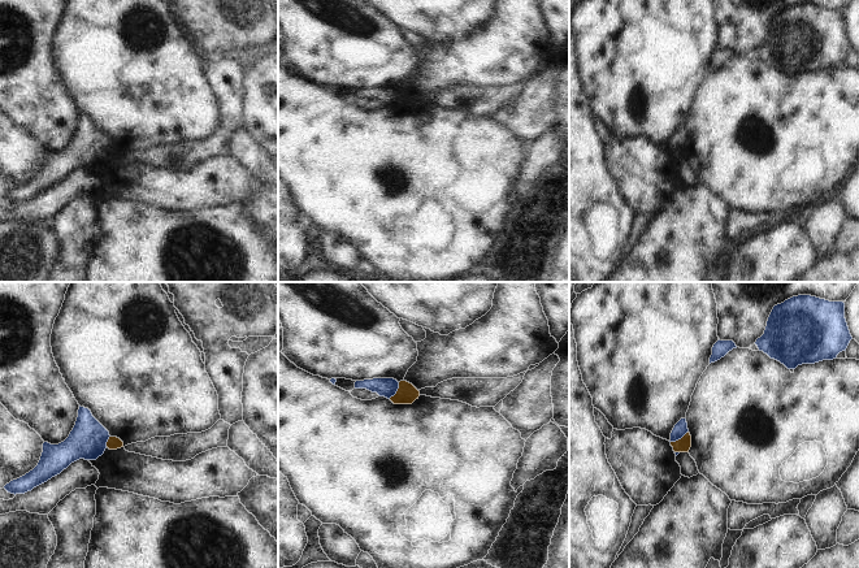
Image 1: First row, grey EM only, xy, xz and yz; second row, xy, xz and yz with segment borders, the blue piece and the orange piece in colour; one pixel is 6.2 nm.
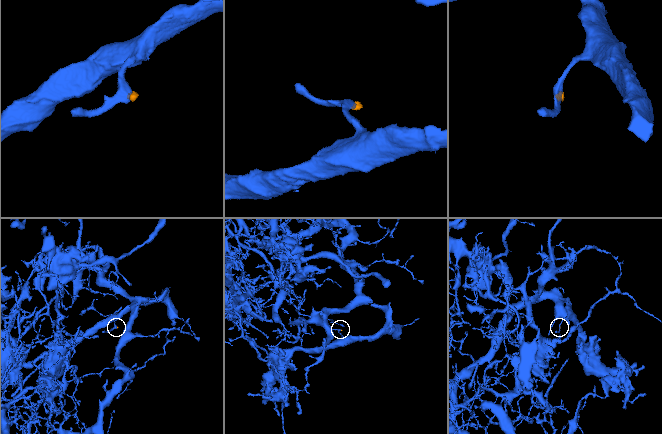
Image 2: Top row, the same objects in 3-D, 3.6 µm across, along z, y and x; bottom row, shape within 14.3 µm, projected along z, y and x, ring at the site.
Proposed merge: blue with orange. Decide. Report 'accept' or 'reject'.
reject

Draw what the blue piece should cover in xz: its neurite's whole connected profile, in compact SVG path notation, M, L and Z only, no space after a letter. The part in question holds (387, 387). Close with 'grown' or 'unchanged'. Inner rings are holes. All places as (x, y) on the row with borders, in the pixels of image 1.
M373 378L356 381L355 389L366 389L372 393L377 393L379 396L390 399L399 389L399 382L394 378Z; unchanged

